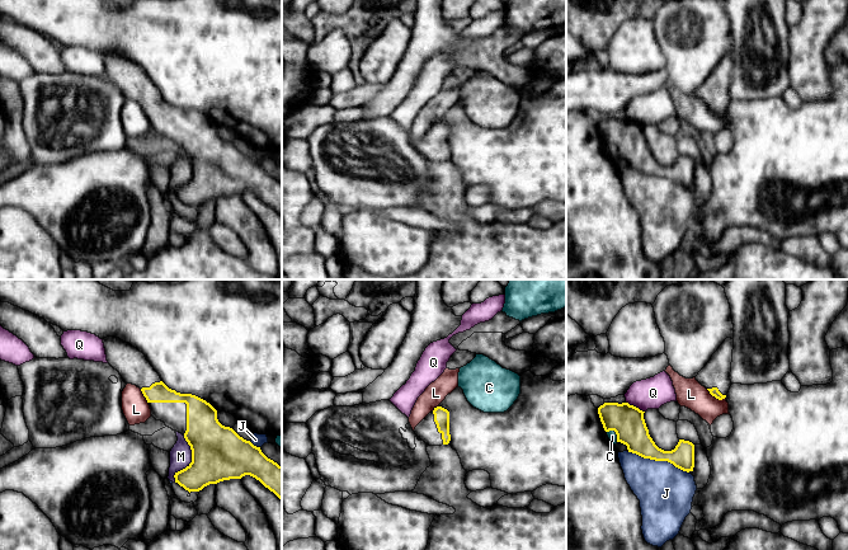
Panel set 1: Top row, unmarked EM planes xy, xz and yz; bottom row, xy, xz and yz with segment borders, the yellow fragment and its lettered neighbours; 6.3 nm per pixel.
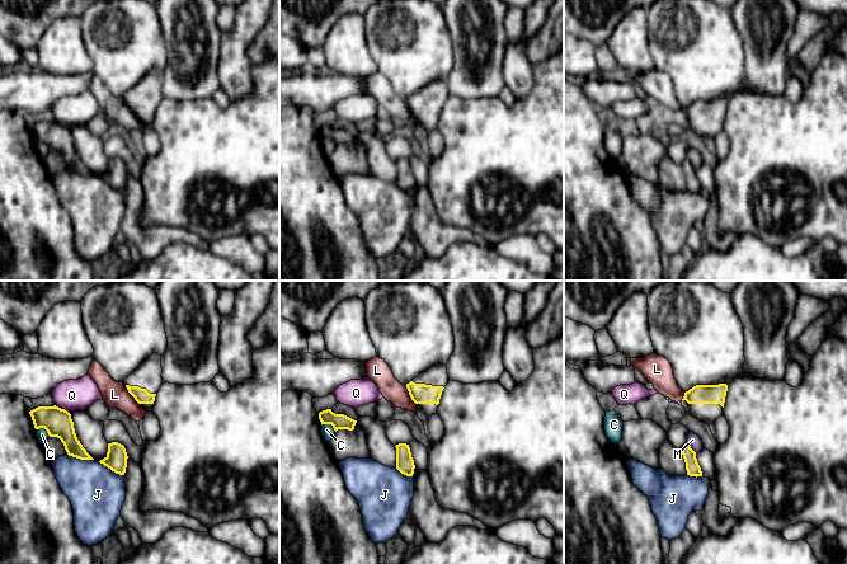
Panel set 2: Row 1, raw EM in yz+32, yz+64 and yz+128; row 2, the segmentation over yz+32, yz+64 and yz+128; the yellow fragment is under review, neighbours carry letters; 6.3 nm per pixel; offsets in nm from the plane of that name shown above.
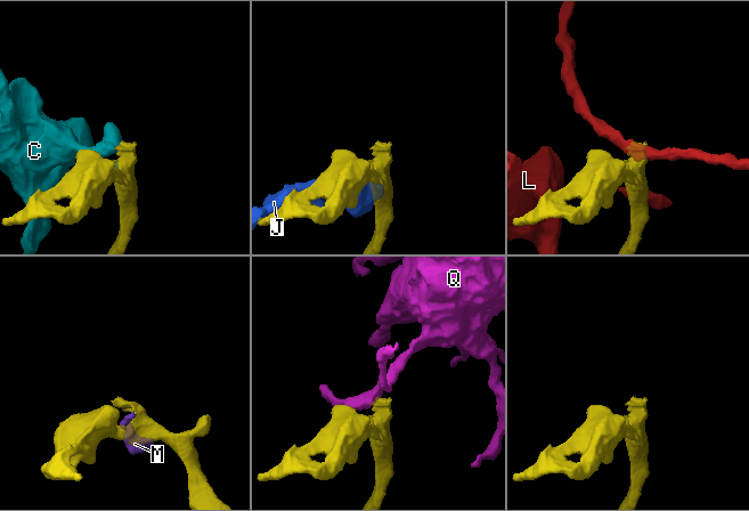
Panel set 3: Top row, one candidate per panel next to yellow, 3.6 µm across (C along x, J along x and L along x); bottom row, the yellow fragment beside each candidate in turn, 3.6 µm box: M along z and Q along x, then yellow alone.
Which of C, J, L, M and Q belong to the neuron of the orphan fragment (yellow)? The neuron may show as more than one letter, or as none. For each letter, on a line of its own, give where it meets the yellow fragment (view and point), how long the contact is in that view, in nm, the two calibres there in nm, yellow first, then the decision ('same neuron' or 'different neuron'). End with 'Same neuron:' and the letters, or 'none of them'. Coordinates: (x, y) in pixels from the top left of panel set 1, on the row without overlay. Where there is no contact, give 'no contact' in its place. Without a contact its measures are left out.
C: meets yellow in yz at (616, 149); contact 100 nm long; 200 nm thick on the yellow side, 60 nm on the other; different neuron
J: meets yellow in yz at (658, 175); contact 420 nm long; 190 nm thick on the yellow side, 340 nm on the other; different neuron
L: meets yellow in yz at (716, 113); contact 140 nm long; 60 nm thick on the yellow side, 180 nm on the other; different neuron
M: meets yellow in xy at (192, 175); contact 300 nm long; 340 nm thick on the yellow side, 140 nm on the other; different neuron
Q: meets yellow in yz at (635, 122); contact 140 nm long; 200 nm thick on the yellow side, 200 nm on the other; different neuron
Same neuron: none of them

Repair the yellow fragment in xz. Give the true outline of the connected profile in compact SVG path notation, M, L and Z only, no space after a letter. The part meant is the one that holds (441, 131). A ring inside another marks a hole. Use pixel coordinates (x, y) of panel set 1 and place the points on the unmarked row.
M442 122L434 123L414 145L415 150L429 161L448 160L449 127Z

